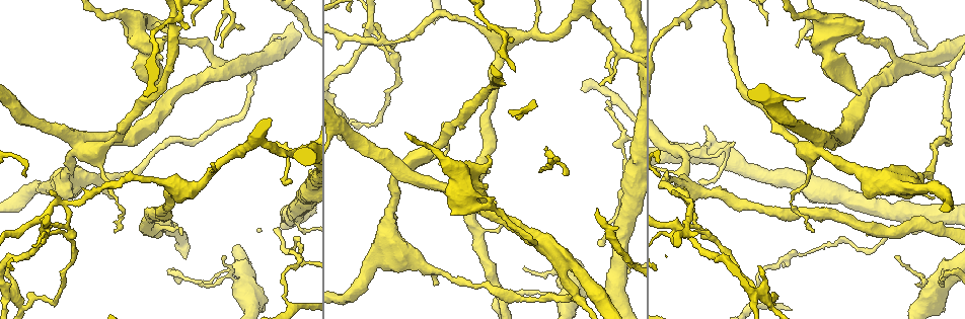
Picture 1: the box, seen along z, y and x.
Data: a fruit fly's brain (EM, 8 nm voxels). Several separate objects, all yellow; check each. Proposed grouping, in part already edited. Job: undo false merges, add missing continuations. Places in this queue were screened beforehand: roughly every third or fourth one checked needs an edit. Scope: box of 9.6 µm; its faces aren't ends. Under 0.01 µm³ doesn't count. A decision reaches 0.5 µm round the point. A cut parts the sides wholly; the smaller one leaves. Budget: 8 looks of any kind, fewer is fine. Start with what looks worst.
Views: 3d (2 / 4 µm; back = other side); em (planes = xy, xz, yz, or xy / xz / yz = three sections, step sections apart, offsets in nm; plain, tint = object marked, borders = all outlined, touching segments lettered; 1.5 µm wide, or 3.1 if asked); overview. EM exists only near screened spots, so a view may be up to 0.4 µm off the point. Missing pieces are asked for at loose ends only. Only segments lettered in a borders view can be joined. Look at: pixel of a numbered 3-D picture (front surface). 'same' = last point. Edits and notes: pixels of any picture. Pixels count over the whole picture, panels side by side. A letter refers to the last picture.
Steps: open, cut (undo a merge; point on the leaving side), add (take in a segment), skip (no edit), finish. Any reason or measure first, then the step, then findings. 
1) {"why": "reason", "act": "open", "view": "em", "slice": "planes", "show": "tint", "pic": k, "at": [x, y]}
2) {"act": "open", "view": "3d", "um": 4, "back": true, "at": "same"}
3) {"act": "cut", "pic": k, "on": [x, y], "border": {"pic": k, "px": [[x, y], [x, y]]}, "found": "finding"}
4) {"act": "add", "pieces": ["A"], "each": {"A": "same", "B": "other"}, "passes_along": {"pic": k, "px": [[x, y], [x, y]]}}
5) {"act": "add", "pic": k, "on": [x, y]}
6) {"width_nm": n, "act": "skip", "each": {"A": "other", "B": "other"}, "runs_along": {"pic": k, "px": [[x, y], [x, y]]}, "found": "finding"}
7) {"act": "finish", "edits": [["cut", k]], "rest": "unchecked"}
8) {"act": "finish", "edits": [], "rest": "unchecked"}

{"act": "open", "view": "em", "slice": "planes", "show": "tint", "pic": 1, "at": [301, 262]}

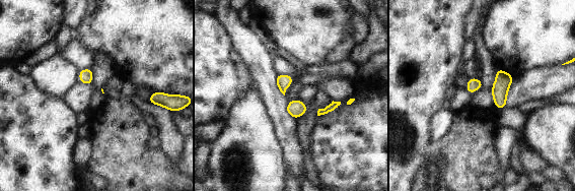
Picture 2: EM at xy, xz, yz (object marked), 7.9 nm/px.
{"why": "what lies round it", "act": "open", "view": "em", "slice": "planes", "show": "borders", "at": "same"}

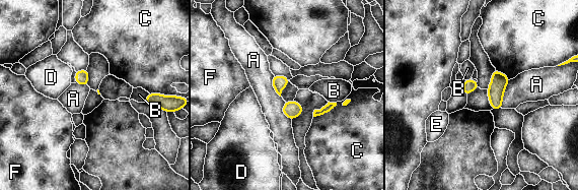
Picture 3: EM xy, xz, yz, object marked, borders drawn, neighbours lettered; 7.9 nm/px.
{"longest_contact_nm": ["A", 240], "act": "skip", "each": {"A": "other", "B": "other", "C": "other", "D": "other", "E": "other", "F": "other"}, "border": {"pic": 3, "px": [[510, 79], [504, 90], [501, 108]]}, "found": "continuous, no second neuron"}

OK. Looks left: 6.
{"why": "branch stops here", "act": "open", "view": "em", "slice": "yz", "step": 8, "show": "borders", "pic": 1, "at": [896, 256]}

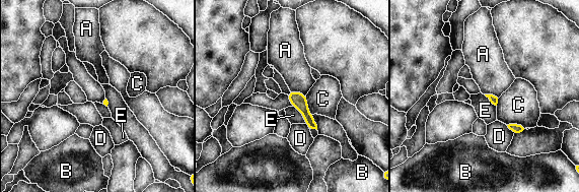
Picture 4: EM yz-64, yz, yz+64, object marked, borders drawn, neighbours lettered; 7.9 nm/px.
{"why": "another direction", "act": "open", "view": "em", "slice": "xy", "step": 4, "show": "borders", "at": "same"}

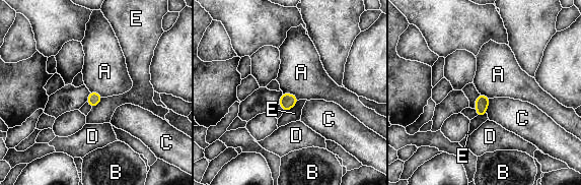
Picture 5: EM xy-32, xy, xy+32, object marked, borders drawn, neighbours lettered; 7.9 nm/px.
{"act": "skip", "each": {"A": "other", "B": "other", "C": "other", "D": "other", "E": "other"}, "border": {"pic": 5, "px": [[283, 93], [291, 93], [298, 100]]}, "found": "none of them fits"}

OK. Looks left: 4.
{"why": "branch stops here", "act": "open", "view": "em", "slice": "xy", "step": 8, "show": "borders", "pic": 1, "at": [288, 180]}

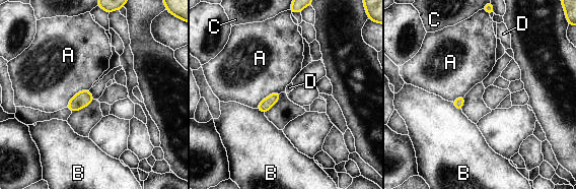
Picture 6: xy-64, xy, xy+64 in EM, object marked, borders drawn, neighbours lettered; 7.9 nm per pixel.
{"act": "skip", "each": {"A": "other", "B": "other", "C": "other", "D": "other"}, "border": {"pic": 6, "px": [[88, 88], [79, 90], [66, 107]]}, "found": "none of them fits"}

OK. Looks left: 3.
{"act": "finish", "edits": [], "rest": "unchecked"}

